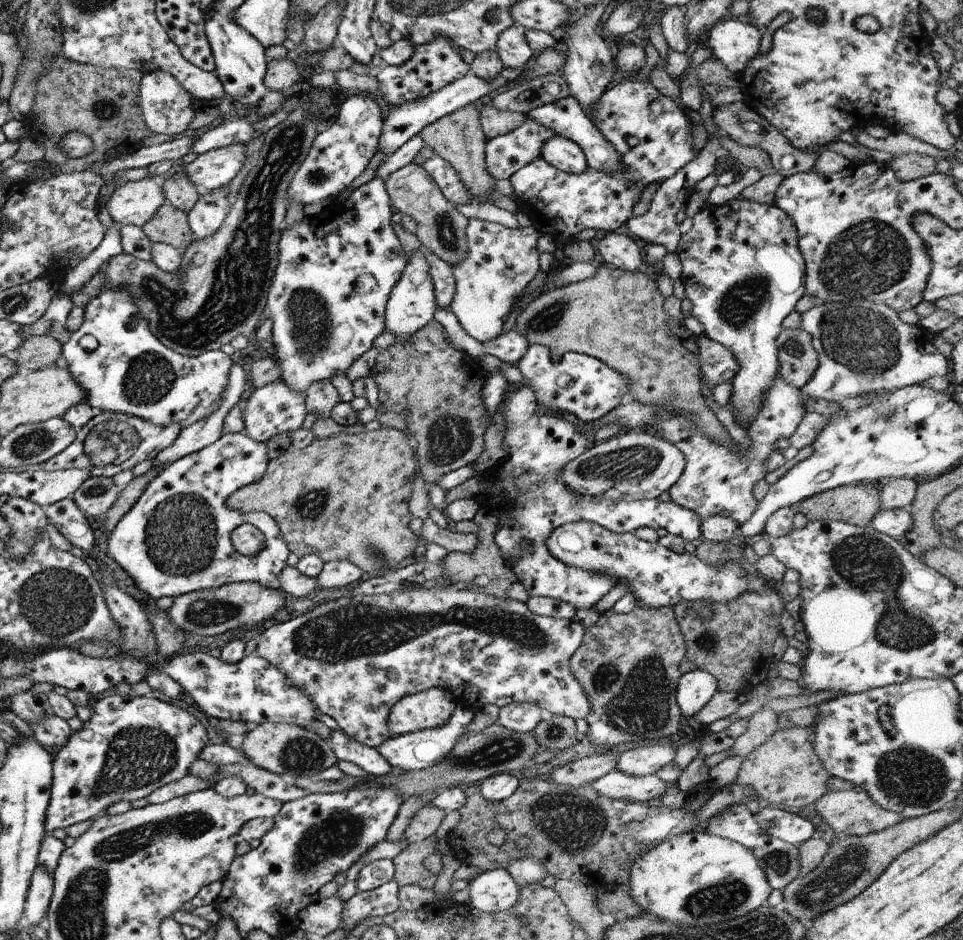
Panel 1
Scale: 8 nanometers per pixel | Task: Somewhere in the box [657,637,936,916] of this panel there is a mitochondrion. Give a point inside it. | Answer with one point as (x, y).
(826, 887)

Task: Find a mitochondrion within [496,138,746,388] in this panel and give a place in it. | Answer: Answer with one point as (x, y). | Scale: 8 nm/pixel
(547, 319)

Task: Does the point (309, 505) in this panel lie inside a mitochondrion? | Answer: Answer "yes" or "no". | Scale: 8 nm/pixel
yes

